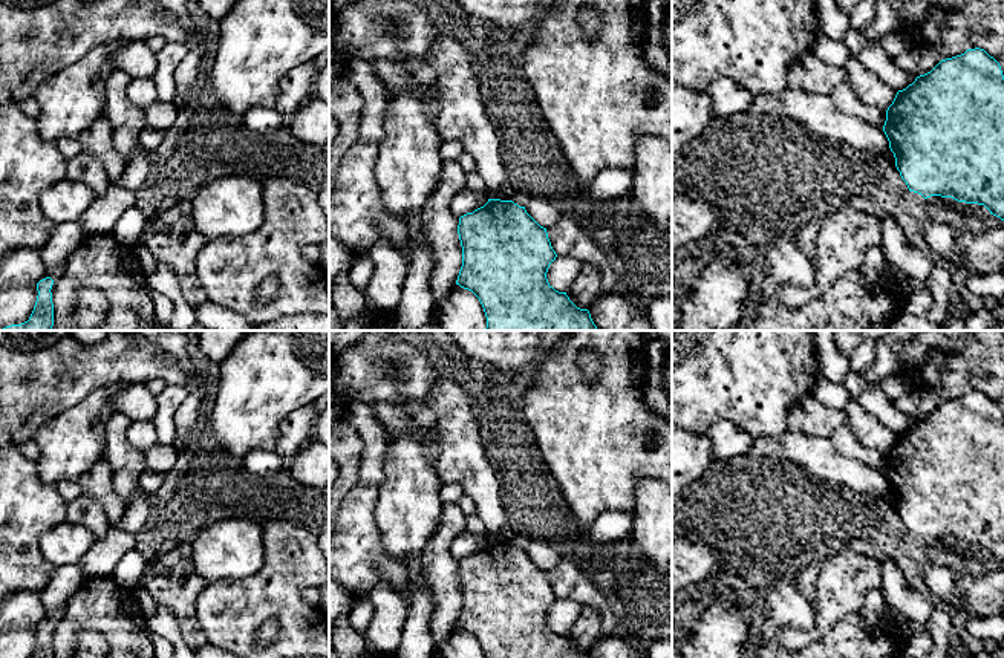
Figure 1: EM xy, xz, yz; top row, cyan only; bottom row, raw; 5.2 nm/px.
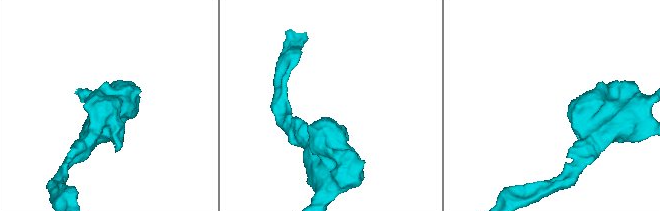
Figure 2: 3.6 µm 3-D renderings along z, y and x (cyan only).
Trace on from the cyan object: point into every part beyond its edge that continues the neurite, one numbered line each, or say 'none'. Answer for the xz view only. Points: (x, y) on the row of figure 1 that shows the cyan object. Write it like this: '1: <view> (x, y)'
none

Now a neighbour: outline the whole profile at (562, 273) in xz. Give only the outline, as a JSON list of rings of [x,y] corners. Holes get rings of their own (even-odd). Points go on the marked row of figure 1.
[[[557,256],[546,272],[549,286],[559,292],[568,292],[580,274],[582,266],[583,263],[575,257]]]

